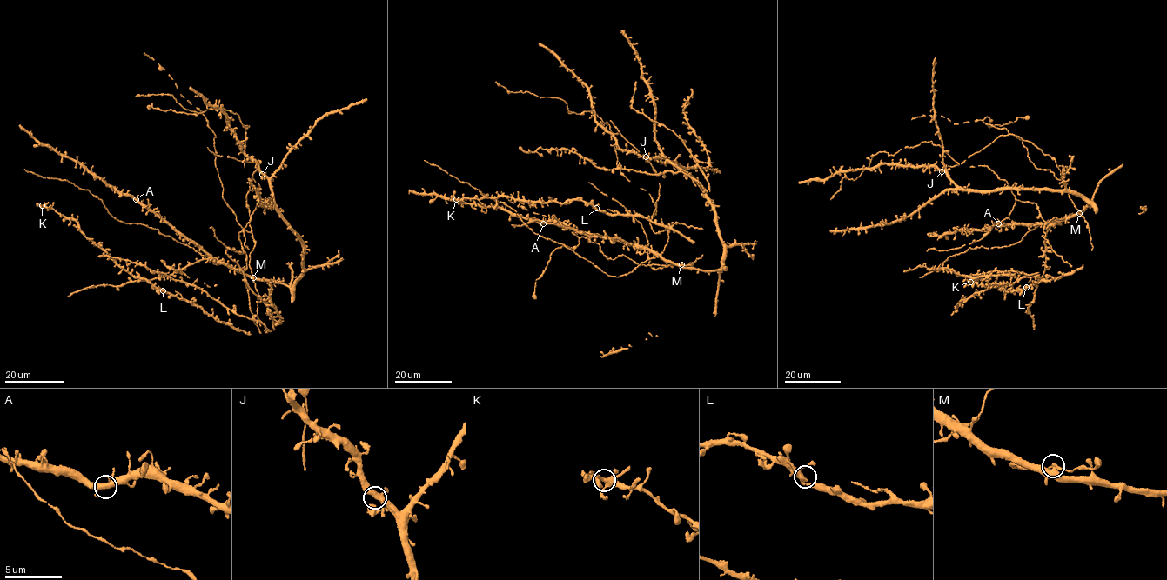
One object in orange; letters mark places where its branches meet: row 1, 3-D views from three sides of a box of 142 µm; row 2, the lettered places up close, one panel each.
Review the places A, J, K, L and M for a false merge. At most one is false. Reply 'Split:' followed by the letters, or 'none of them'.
Split: none of them

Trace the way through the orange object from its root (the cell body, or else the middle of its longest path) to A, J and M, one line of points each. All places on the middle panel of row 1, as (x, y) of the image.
A: (660, 231), (666, 229), (669, 231), (667, 245), (660, 254), (555, 222), (543, 223)
J: (660, 231), (669, 231), (666, 259), (721, 267), (724, 242), (703, 188), (676, 164), (646, 156)
M: (660, 231), (666, 229), (669, 231), (667, 245), (660, 254), (666, 259), (681, 263)

